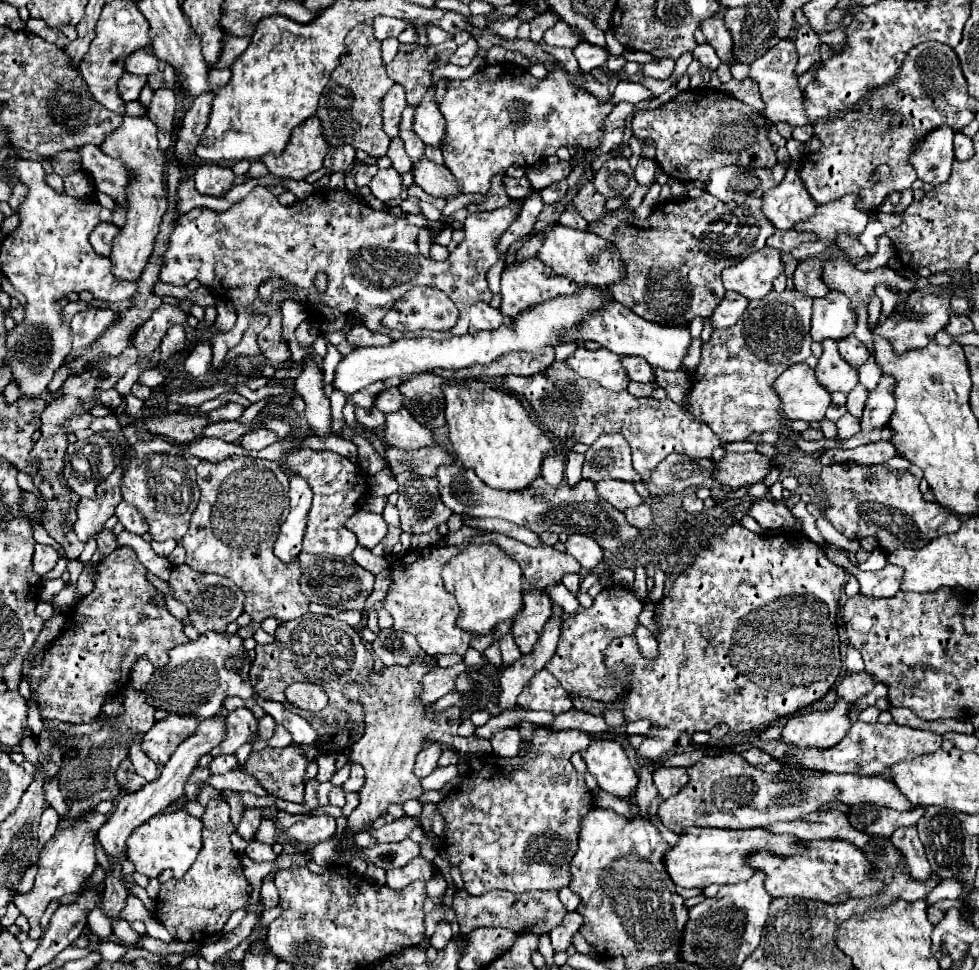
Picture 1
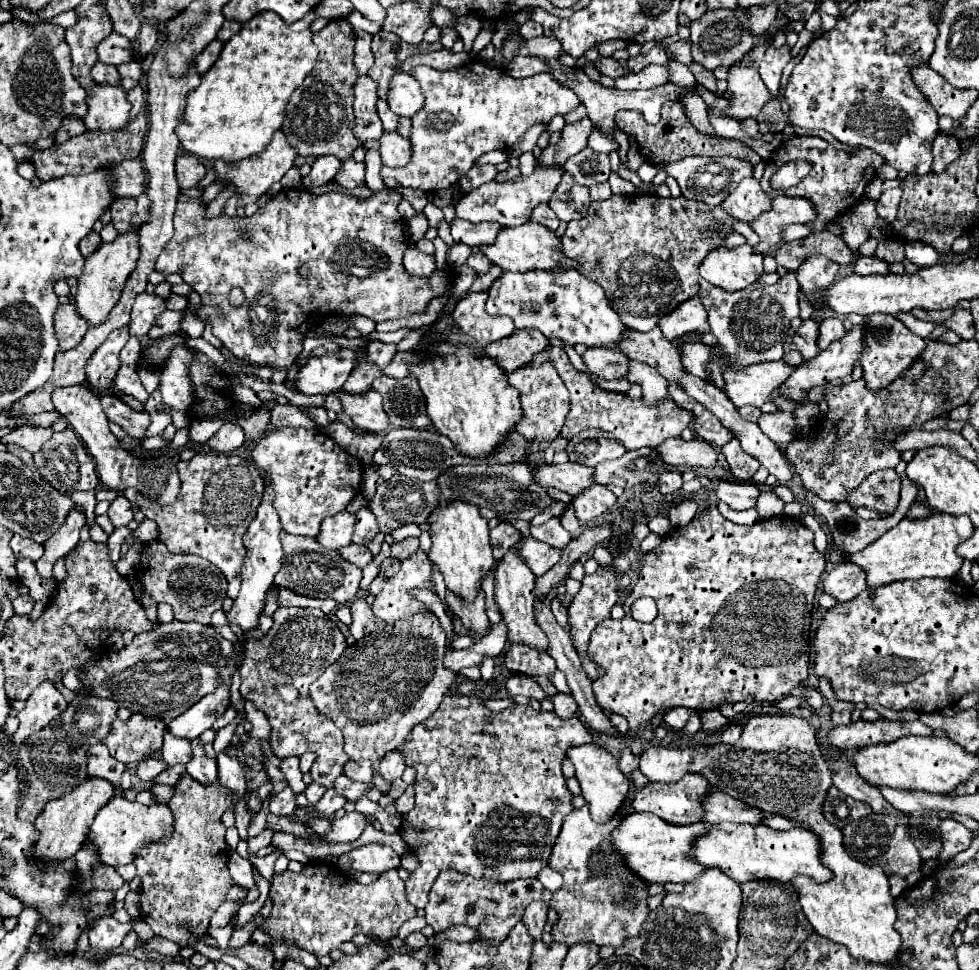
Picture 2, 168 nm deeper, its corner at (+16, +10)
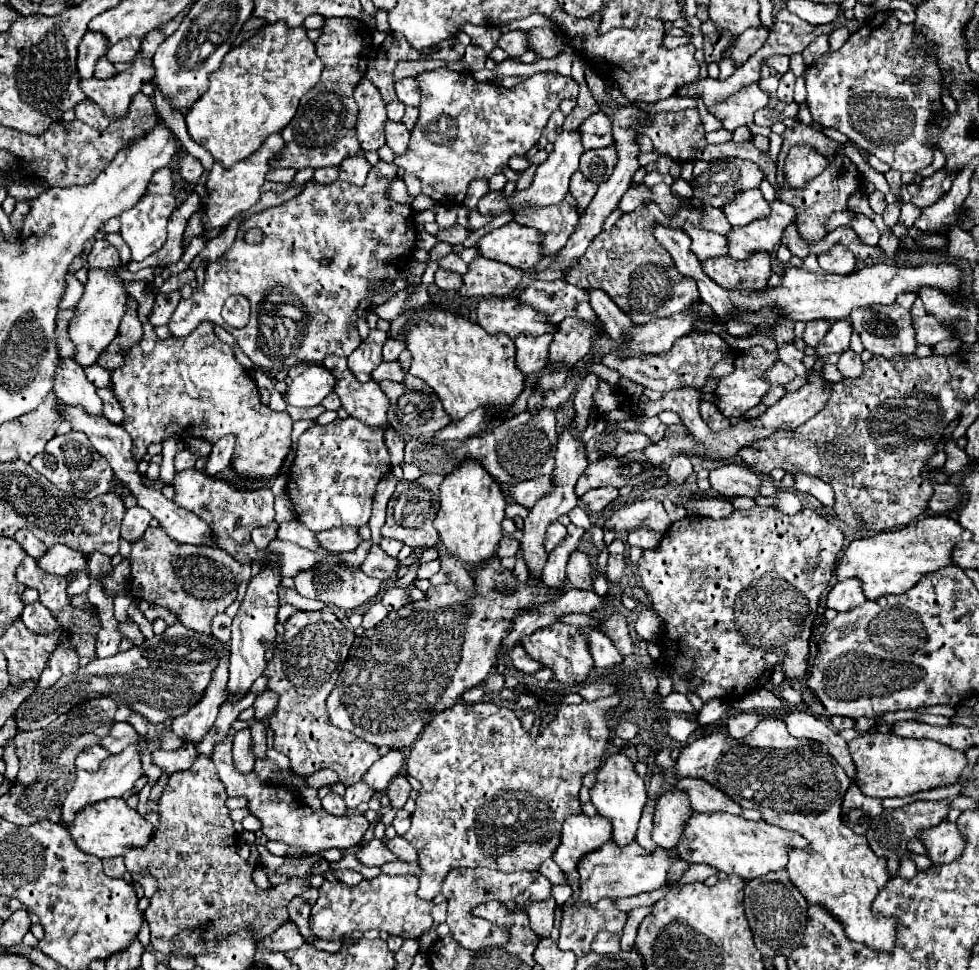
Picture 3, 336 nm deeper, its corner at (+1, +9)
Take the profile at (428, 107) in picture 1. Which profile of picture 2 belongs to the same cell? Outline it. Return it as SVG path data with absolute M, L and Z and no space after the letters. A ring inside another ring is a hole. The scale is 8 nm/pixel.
M394 74L388 88L388 106L398 116L412 118L420 106L424 104L424 98L420 94L420 86L416 86L414 78L410 74Z

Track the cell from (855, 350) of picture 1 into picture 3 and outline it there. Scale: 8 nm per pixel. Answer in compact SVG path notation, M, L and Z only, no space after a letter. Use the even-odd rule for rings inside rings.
M835 321L831 331L825 335L825 339L817 347L817 355L829 355L829 353L845 353L849 349L849 339L851 339L853 327L849 321Z

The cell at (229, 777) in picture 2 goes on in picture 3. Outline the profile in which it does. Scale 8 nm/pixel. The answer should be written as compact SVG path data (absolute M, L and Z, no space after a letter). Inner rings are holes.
M243 729L243 731L235 733L235 739L233 739L233 759L235 759L235 767L243 775L247 771L253 771L255 755L251 751L251 733L249 733L249 729Z

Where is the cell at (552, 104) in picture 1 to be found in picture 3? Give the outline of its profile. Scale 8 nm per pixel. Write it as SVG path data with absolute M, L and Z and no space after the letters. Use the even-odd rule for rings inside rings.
M451 69L423 71L415 79L419 81L423 93L419 119L411 131L409 151L397 157L395 165L405 173L417 175L423 185L423 195L429 195L443 207L459 207L465 199L467 185L473 179L489 179L495 173L503 173L513 155L525 155L539 141L543 127L547 125L551 113L559 109L561 101L575 99L579 95L579 83L573 77L559 75L557 71L537 73L511 89L497 87L491 81L475 81L471 73L457 73Z

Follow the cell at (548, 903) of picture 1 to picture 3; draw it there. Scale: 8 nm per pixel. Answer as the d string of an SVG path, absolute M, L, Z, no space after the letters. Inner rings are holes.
M453 869L445 881L441 893L447 897L447 925L451 935L465 947L473 951L481 951L485 947L501 947L507 943L507 927L495 927L491 921L479 919L471 915L471 911L479 903L499 901L511 911L525 911L527 903L537 903L539 899L547 899L553 893L553 883L539 873L501 873L491 869Z

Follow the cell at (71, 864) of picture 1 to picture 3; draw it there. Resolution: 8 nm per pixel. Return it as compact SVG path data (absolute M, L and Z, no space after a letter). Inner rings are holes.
M129 745L125 751L121 751L121 753L117 753L117 755L111 755L111 757L101 765L101 769L99 769L97 773L77 771L75 785L73 785L73 789L67 793L65 803L63 803L63 809L61 809L61 823L63 823L65 827L71 827L75 815L77 815L83 807L131 791L131 789L135 787L135 781L137 781L141 775L143 775L143 771L141 771L141 757L139 757L139 751L137 751L135 745Z

